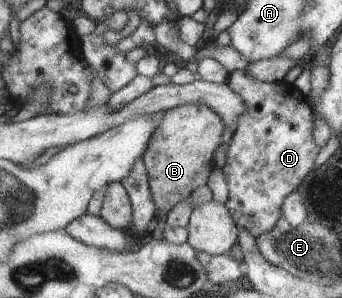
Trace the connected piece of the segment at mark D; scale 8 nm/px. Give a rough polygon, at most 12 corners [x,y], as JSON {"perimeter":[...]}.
{"perimeter":[[226,83],[246,110],[221,168],[224,208],[252,238],[321,147],[292,83]]}

